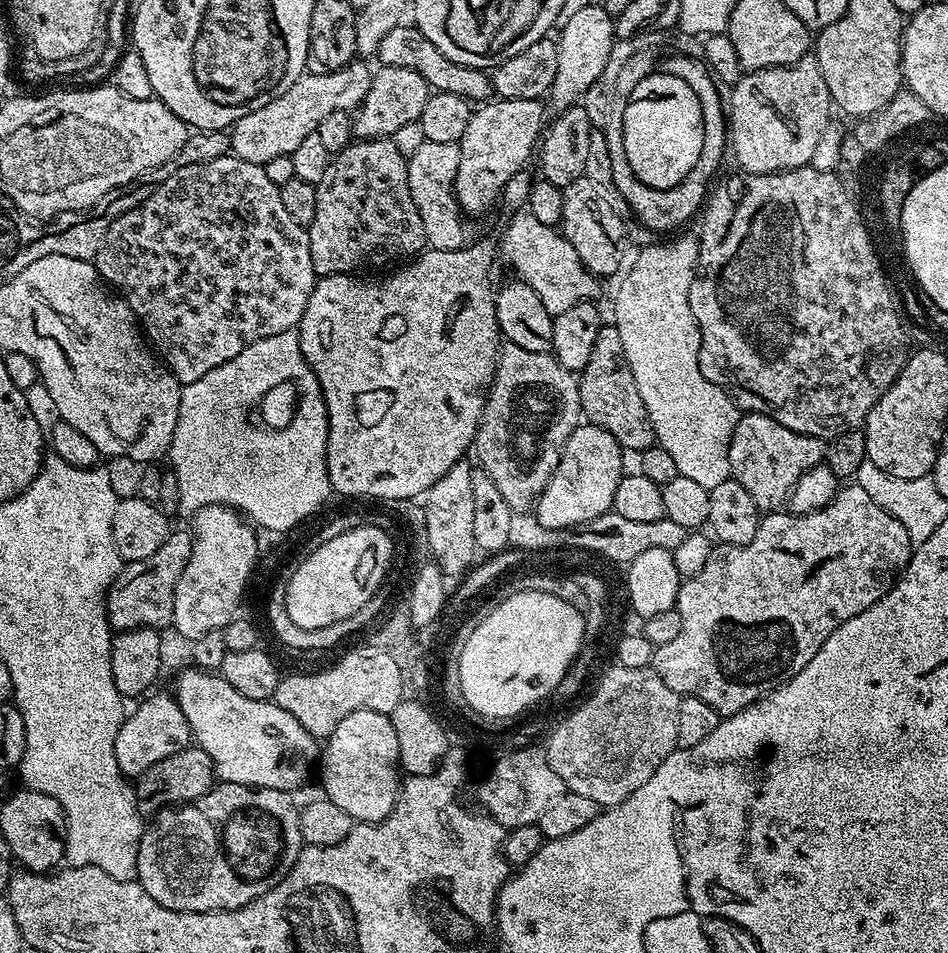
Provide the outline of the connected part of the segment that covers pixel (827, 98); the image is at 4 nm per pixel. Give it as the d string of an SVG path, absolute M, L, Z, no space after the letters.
M815 55L803 56L798 62L786 66L747 73L738 83L732 85L730 102L726 105L731 155L732 152L736 155L744 172L754 174L789 172L811 165L811 155L817 149L822 132L830 123L828 115L831 112L834 112L832 95L826 86L826 78L822 78L822 70Z

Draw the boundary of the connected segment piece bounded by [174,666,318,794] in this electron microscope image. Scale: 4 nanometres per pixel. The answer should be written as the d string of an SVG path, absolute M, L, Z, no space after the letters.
M195 666L189 667L189 669L189 672L184 672L177 678L174 695L178 706L182 706L182 714L186 714L186 722L192 731L193 741L195 741L202 750L206 750L206 754L210 754L212 764L216 768L217 777L225 784L245 784L251 788L273 788L274 790L282 790L289 794L295 793L295 788L302 787L304 779L308 776L308 771L310 771L311 768L313 771L314 765L318 760L317 737L311 736L306 730L306 726L302 726L302 722L298 722L298 718L294 718L294 714L282 710L282 706L278 706L272 700L246 698L246 694L238 694L238 690L234 690L234 686L230 686L230 682L226 682L224 677L216 672L206 672Z

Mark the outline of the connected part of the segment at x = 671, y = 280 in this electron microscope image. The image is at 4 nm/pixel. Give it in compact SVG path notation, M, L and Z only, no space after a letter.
M673 235L665 244L655 242L639 249L636 261L627 265L624 281L616 292L616 317L614 323L618 334L622 334L622 350L632 371L638 394L650 414L652 435L655 443L674 458L681 476L699 482L701 486L713 488L730 479L732 471L728 461L730 438L738 419L735 400L700 372L700 327L690 314L690 286L696 277L696 263L700 257L700 241L695 235Z

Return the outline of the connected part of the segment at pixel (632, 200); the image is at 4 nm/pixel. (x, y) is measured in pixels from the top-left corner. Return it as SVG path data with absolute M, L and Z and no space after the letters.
M706 150L702 154L702 160L694 164L693 170L682 180L678 186L668 188L652 188L644 182L631 169L626 154L620 154L618 158L610 158L612 178L620 194L629 205L633 217L644 227L653 230L656 234L661 232L674 232L682 224L686 223L695 213L701 211L707 199L713 176L725 163L726 158L718 158L718 150Z

